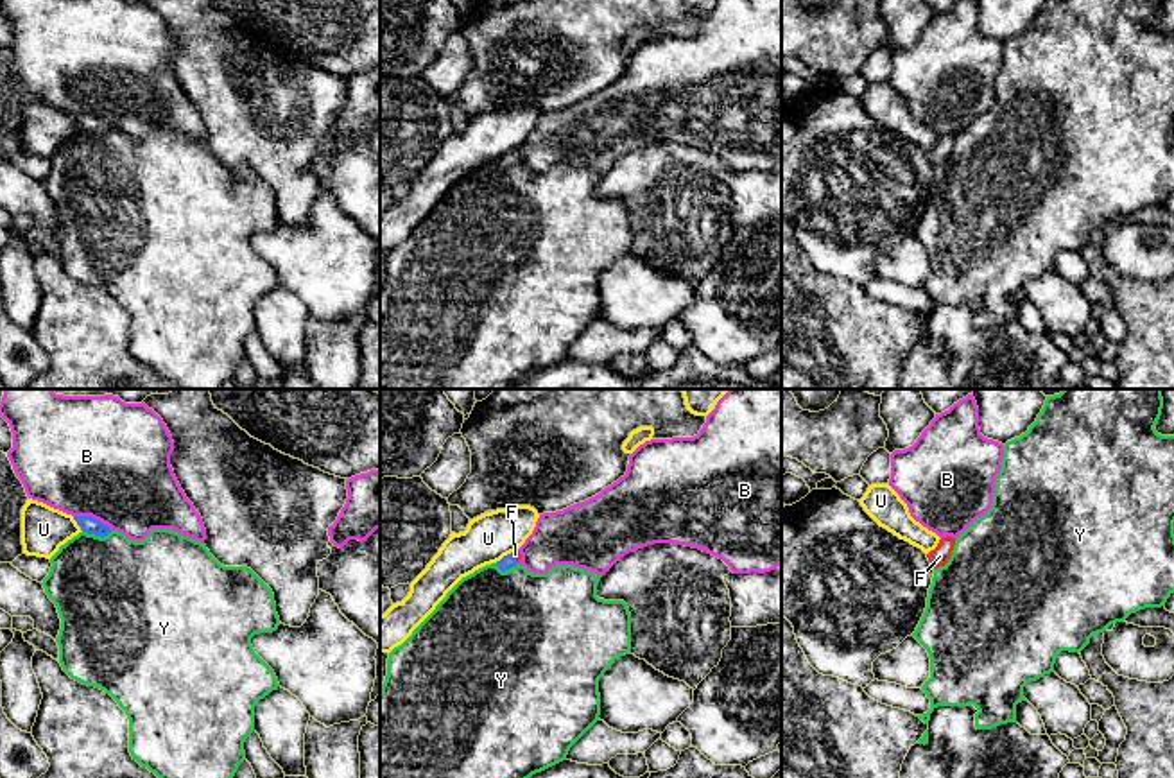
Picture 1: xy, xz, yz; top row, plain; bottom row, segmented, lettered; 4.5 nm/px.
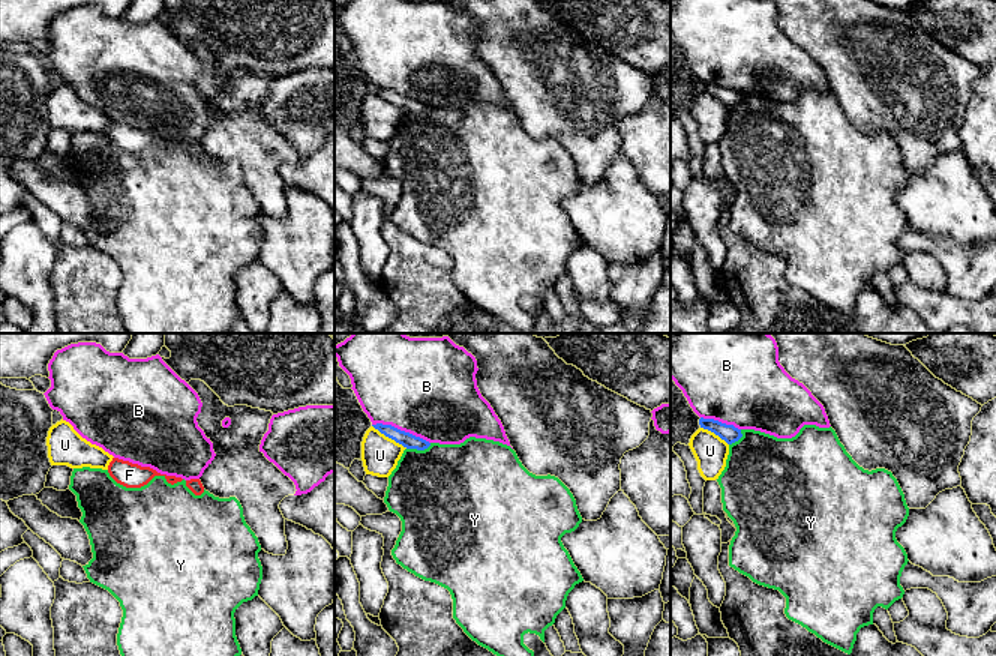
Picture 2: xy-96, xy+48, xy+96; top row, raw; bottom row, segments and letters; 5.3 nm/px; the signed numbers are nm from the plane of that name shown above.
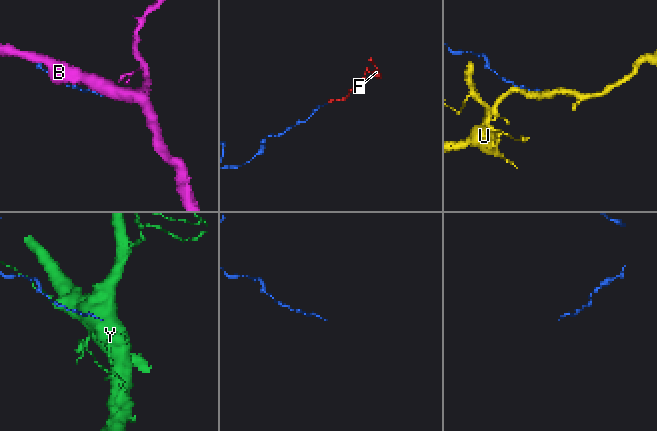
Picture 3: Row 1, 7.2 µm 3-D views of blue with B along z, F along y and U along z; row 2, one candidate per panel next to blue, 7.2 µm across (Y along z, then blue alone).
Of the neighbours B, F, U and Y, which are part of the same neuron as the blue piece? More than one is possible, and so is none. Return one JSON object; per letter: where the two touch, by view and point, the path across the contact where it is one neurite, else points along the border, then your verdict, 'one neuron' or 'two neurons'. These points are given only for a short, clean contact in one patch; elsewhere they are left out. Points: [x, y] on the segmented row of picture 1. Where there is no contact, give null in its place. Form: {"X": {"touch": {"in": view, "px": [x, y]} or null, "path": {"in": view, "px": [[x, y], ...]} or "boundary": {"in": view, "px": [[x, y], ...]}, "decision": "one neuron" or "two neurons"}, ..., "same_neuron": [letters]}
{"B": {"touch": {"in": "xy", "px": [94, 518]}, "decision": "two neurons"}, "F": {"touch": {"in": "xz", "px": [513, 558]}, "path": {"in": "xz", "px": [[508, 561], [513, 558], [515, 554]]}, "decision": "one neuron"}, "U": {"touch": {"in": "xy", "px": [77, 524]}, "decision": "two neurons"}, "Y": {"touch": {"in": "xy", "px": [97, 535]}, "decision": "two neurons"}, "same_neuron": ["F"]}

